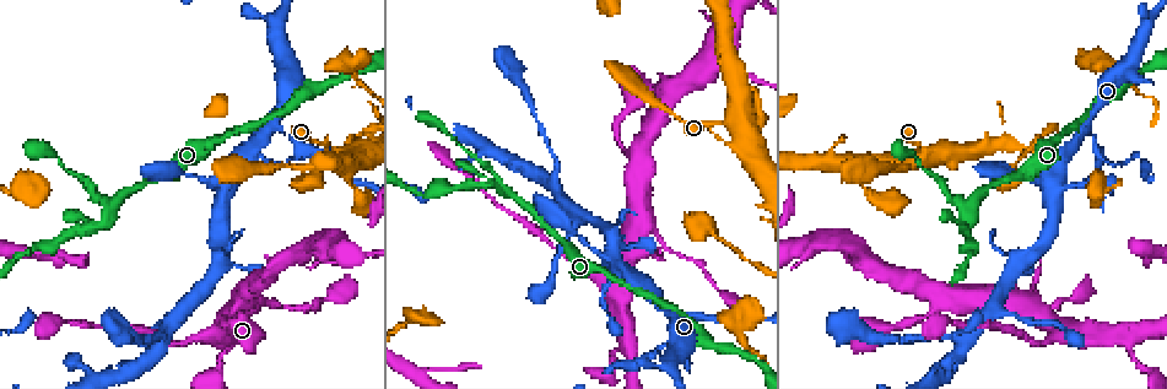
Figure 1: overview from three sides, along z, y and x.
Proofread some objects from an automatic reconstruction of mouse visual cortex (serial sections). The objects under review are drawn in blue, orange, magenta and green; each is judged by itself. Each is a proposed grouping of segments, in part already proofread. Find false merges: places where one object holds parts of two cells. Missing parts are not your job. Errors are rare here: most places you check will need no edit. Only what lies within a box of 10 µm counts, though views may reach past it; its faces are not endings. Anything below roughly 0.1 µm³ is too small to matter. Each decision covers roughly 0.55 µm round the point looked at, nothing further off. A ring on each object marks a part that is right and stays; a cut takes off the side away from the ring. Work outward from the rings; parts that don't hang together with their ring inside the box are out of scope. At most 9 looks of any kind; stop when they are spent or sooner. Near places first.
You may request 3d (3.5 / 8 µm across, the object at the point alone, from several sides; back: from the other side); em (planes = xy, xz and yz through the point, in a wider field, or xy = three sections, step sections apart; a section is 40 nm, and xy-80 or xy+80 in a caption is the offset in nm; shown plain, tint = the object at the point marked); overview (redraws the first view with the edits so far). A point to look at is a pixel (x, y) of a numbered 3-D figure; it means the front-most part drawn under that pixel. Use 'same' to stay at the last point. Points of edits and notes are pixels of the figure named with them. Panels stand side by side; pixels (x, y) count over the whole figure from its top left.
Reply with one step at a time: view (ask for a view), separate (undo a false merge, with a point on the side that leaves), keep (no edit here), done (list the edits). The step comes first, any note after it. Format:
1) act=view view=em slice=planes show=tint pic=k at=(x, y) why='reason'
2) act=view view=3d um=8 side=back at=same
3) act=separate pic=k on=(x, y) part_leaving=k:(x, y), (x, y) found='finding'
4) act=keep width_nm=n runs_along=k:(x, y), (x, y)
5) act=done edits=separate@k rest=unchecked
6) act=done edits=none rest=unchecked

act=view view=3d um=8 pic=1 at=(668, 305) why='thick turns thin'

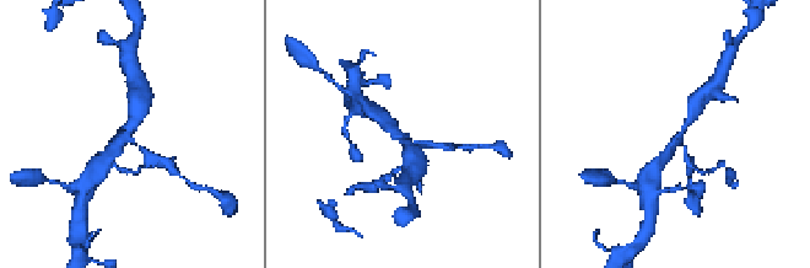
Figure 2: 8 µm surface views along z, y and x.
act=view view=em slice=xy step=5 show=tint at=same arms=3 arm_widths_nm=150,300,300

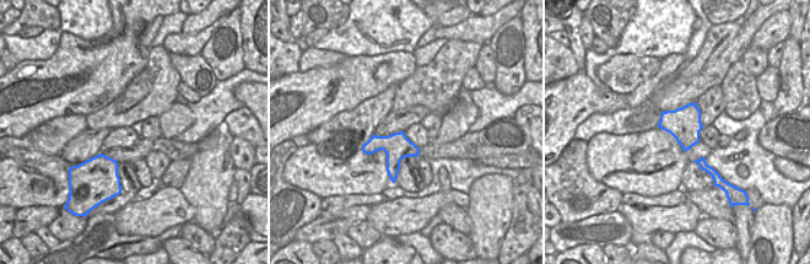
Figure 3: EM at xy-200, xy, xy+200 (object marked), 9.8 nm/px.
act=keep runs_along=2:(141, 108), (122, 145), (104, 161) found='all the same cell'

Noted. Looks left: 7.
act=view view=3d um=8 pic=1 at=(188, 341) why='thick turns thin'

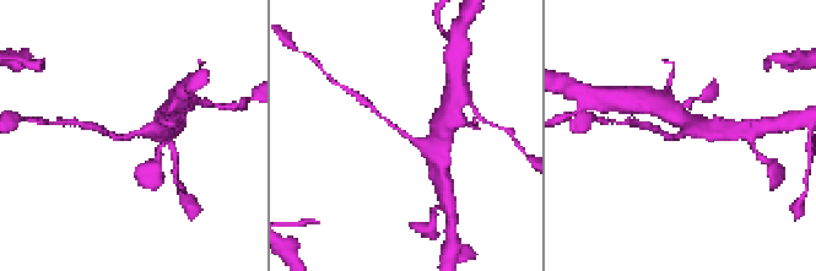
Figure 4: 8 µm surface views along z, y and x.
act=view view=3d um=3.5 at=same why='zoom in'

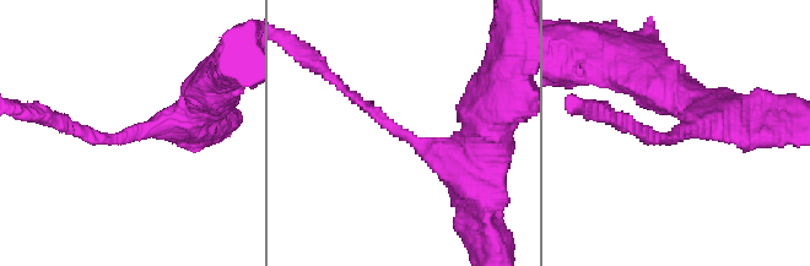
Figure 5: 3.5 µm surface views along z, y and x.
act=view view=em slice=xy step=1 show=tint pic=5 at=(675, 134) arm_widths_nm=150,400

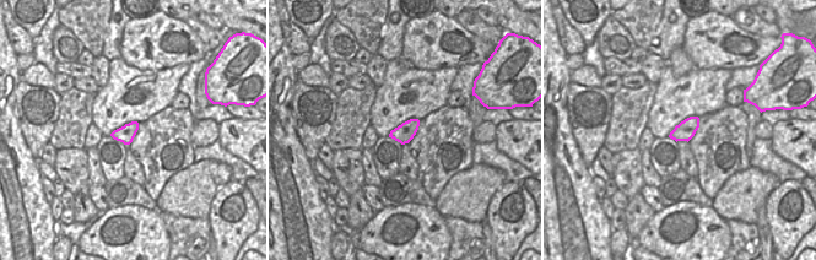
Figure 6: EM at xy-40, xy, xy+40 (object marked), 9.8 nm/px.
act=keep width_nm=190 runs_along=5:(470, 155), (443, 161), (338, 82) found='all the same cell'

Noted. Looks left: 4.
act=view view=3d um=3.5 pic=1 at=(1101, 168) why='a narrow waist'

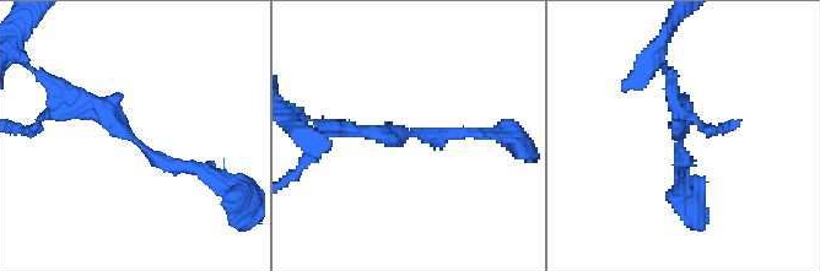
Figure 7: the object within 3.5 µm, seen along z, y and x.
act=view view=em slice=xy step=5 show=tint pic=7 at=(140, 142) arm_widths_nm=150,200

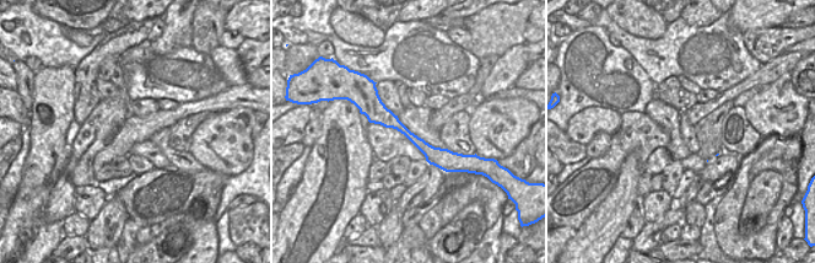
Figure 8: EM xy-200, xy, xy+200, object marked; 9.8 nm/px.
act=keep runs_along=8:(363, 105), (435, 156), (454, 159) found='all the same cell'

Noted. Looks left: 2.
act=view view=3d um=3.5 side=back pic=1 at=(136, 340) why='calibre changes'

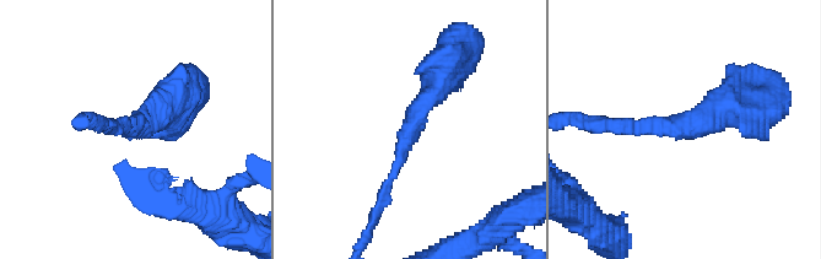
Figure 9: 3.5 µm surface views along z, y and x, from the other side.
act=view view=em slice=planes show=tint pic=9 at=(140, 120)

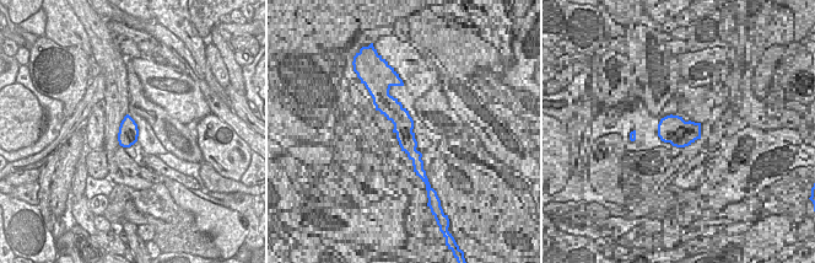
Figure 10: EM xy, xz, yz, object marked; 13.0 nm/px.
act=keep runs_along=9:(387, 181), (417, 108), (462, 52) found='one cell here'

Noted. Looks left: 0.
act=done edits=none rest=unchecked

